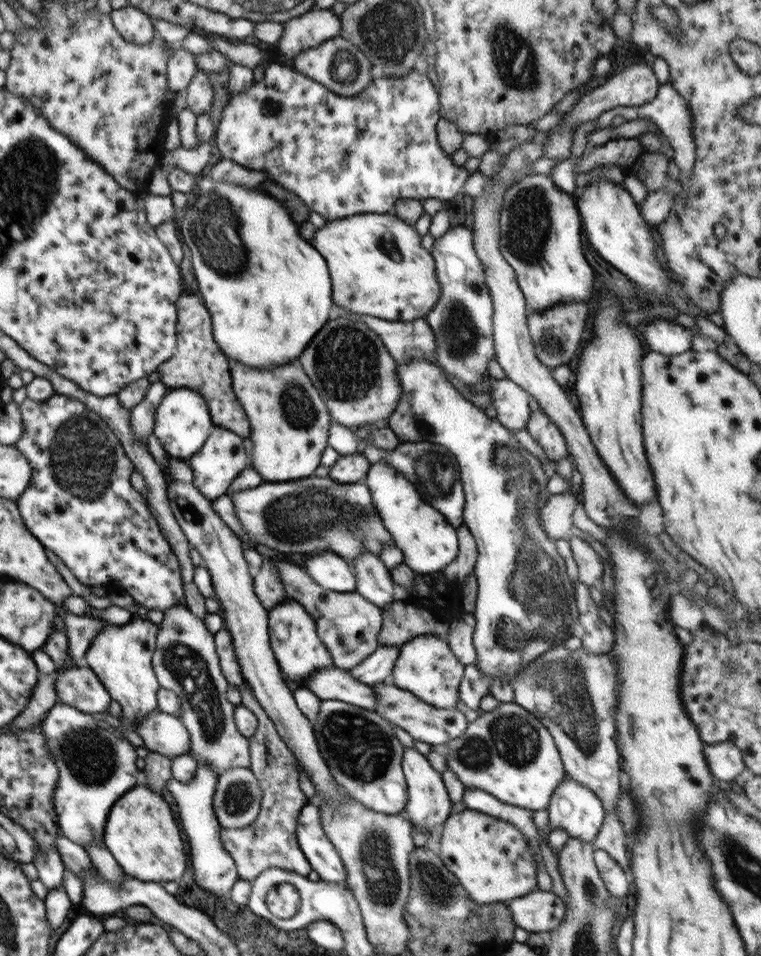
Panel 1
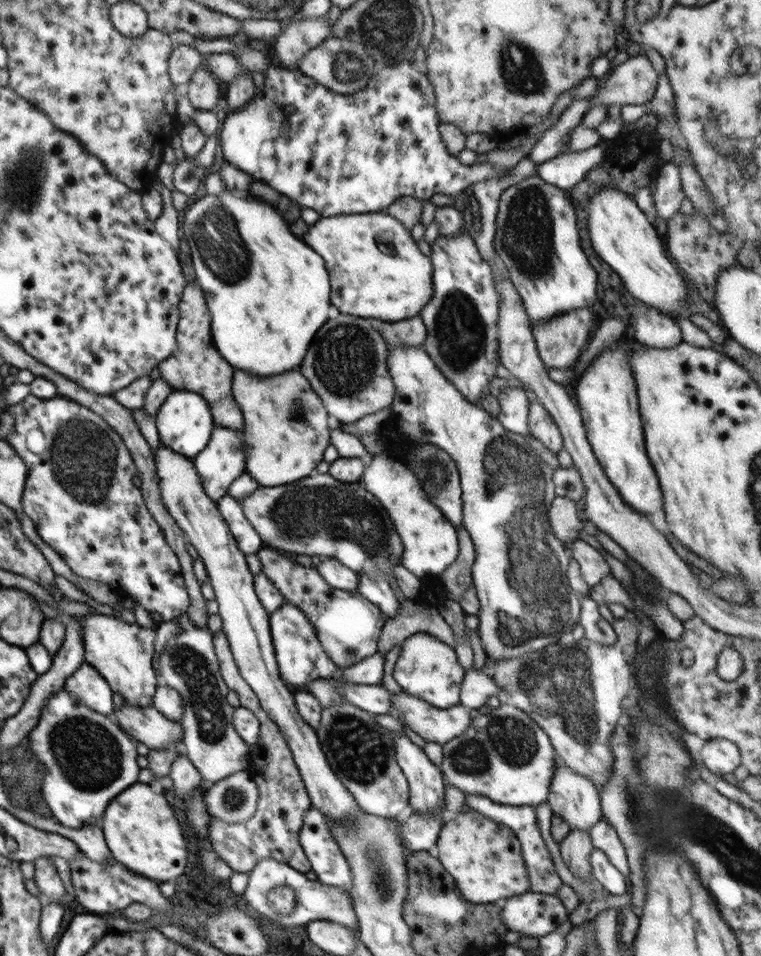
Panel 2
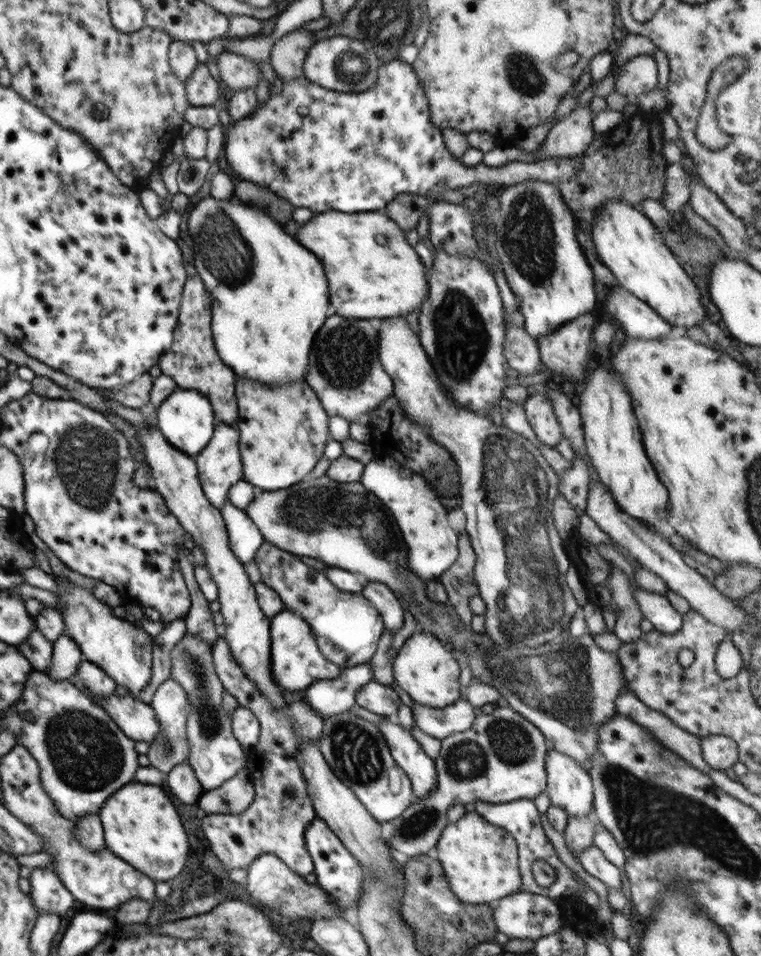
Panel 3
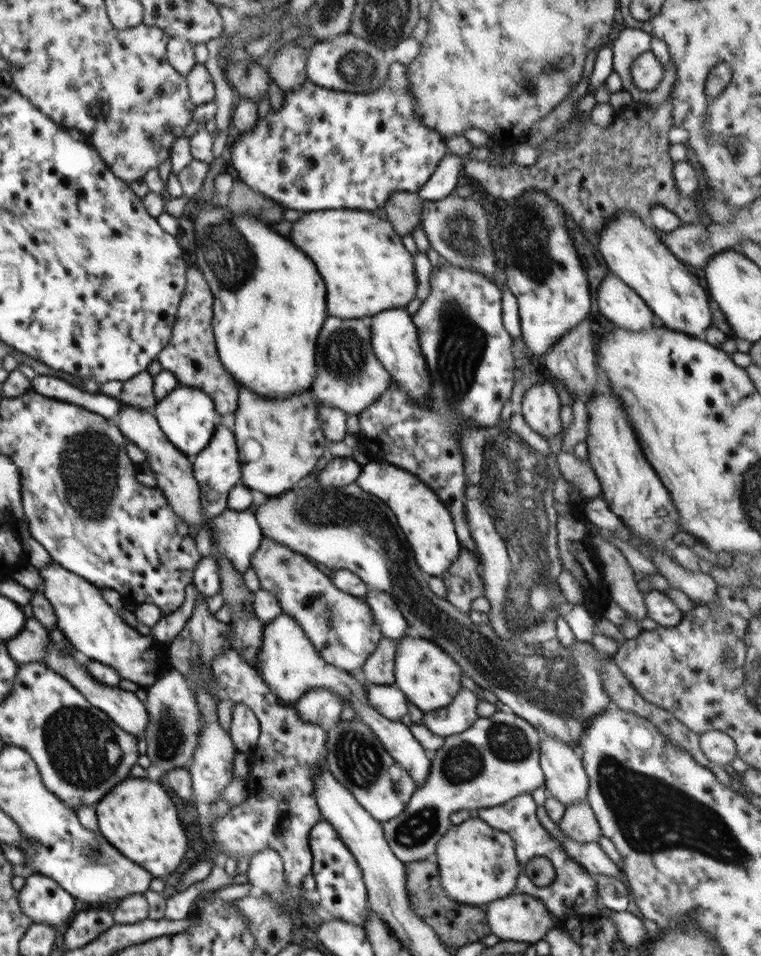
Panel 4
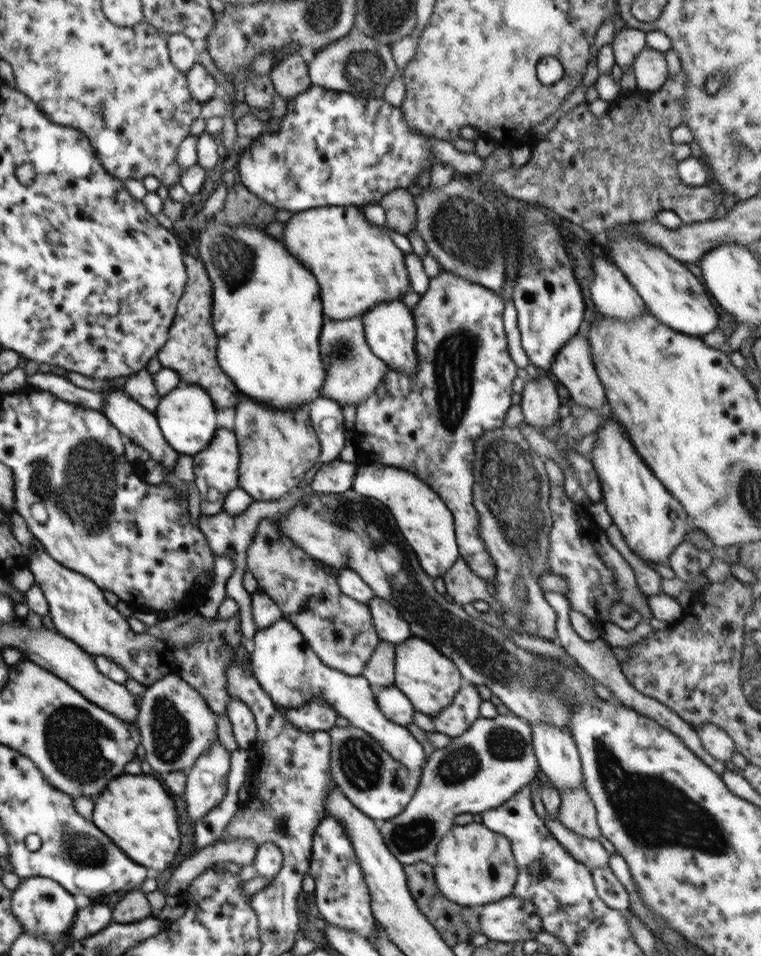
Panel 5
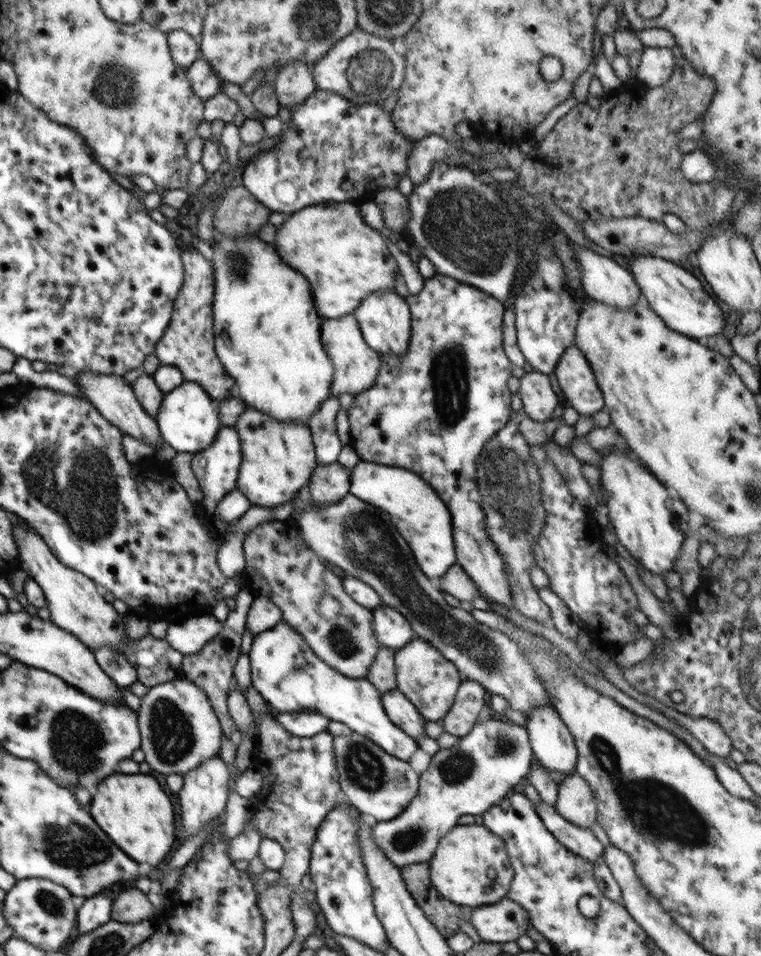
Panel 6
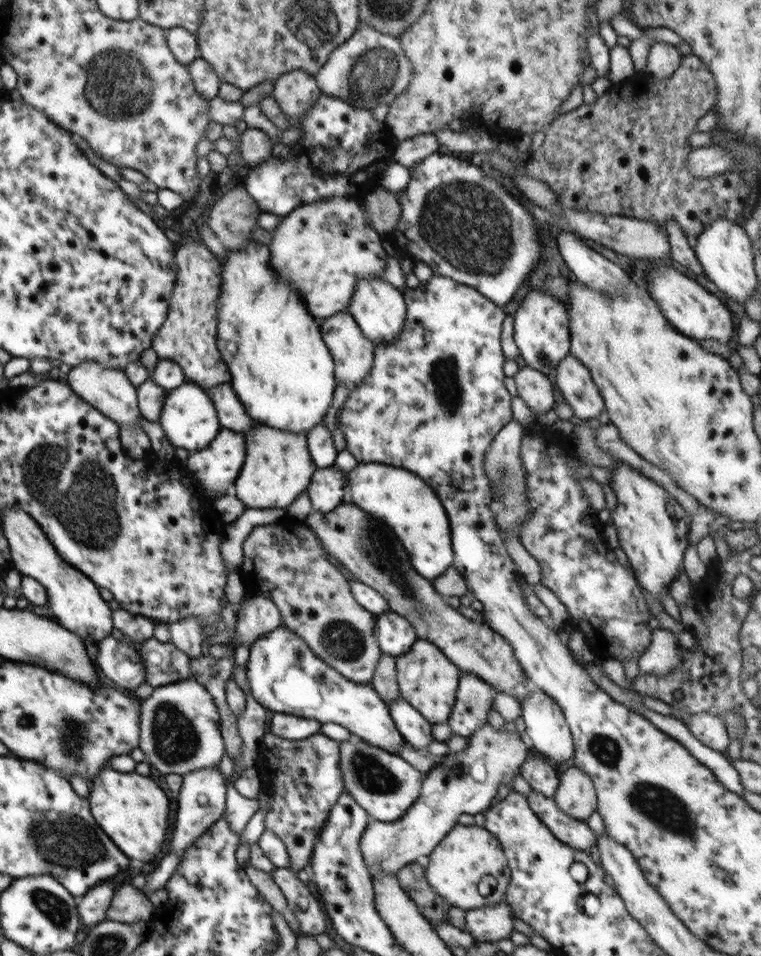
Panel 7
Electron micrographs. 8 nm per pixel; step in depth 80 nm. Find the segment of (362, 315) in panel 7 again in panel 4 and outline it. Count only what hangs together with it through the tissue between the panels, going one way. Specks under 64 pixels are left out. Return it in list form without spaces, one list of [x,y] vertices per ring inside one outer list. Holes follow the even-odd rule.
[[[389,309],[370,316],[371,343],[378,361],[388,371],[401,390],[413,400],[425,400],[429,396],[430,379],[426,368],[425,355],[419,345],[419,333],[413,323],[412,316],[406,309]]]

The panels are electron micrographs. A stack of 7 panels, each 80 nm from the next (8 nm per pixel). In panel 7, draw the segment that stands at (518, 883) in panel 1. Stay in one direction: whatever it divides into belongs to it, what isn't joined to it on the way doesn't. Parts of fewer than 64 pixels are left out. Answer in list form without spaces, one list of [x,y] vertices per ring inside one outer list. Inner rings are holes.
[[[457,823],[457,825],[444,836],[442,842],[434,848],[432,854],[428,856],[429,863],[425,868],[425,877],[429,882],[430,891],[438,893],[441,898],[448,904],[451,904],[451,906],[457,906],[466,911],[475,908],[494,906],[504,902],[504,895],[511,879],[511,870],[498,840],[494,837],[495,836],[488,829],[476,824],[461,825]],[[486,874],[490,874],[490,876],[496,878],[496,887],[493,888],[493,891],[489,895],[482,896],[478,893],[478,882],[480,882]]]

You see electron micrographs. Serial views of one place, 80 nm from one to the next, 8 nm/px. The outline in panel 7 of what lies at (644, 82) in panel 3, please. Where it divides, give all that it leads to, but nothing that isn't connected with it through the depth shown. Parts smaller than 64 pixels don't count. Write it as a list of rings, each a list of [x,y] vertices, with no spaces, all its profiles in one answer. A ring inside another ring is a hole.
[[[667,42],[653,43],[648,51],[644,74],[657,80],[668,78],[679,66],[683,55],[678,53],[676,45]]]

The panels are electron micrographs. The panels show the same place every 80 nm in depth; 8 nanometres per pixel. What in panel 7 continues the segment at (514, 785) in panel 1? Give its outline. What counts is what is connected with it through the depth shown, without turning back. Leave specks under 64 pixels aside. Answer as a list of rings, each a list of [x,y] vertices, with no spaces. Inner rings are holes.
[[[489,723],[478,728],[472,736],[468,737],[468,748],[464,752],[449,752],[445,756],[440,757],[432,772],[425,774],[424,782],[422,782],[422,790],[420,796],[414,801],[411,807],[394,822],[374,821],[370,823],[363,832],[360,839],[360,852],[364,859],[365,865],[369,870],[369,874],[373,880],[376,873],[387,875],[388,873],[396,874],[403,866],[414,862],[420,856],[430,856],[434,848],[440,844],[440,840],[454,828],[459,816],[462,814],[478,814],[484,813],[492,806],[498,788],[514,775],[520,772],[520,767],[528,757],[528,748],[522,742],[520,734],[516,732],[508,732],[505,727],[502,730],[496,730]]]

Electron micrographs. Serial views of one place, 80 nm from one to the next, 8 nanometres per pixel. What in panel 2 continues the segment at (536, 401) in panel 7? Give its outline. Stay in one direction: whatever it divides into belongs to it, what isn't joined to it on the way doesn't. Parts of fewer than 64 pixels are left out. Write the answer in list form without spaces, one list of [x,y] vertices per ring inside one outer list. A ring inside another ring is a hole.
[[[539,401],[529,403],[529,429],[530,435],[548,450],[558,453],[563,448],[563,438],[557,424]]]

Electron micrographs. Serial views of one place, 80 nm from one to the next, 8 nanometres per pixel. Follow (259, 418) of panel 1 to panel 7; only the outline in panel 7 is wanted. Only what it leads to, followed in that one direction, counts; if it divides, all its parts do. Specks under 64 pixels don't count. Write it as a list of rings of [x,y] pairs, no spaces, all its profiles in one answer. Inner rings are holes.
[[[254,420],[252,428],[246,430],[243,435],[246,447],[245,461],[231,491],[242,500],[246,509],[290,507],[298,495],[307,490],[314,471],[318,468],[308,448],[307,434],[260,426]]]

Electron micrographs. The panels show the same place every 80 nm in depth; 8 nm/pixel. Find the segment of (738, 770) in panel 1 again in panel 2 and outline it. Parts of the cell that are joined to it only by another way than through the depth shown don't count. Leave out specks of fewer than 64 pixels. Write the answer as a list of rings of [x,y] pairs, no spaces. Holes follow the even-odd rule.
[[[711,739],[705,742],[702,751],[700,752],[703,763],[708,771],[722,778],[725,774],[734,773],[738,767],[742,765],[742,757],[736,744],[725,739]]]

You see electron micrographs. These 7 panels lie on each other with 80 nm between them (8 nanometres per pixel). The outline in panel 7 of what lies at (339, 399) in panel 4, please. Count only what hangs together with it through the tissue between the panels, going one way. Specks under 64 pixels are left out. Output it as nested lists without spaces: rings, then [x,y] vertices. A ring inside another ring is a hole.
[[[339,312],[320,321],[322,338],[335,361],[335,379],[337,384],[348,387],[360,386],[367,380],[374,363],[375,344],[362,334],[358,323],[348,312]]]

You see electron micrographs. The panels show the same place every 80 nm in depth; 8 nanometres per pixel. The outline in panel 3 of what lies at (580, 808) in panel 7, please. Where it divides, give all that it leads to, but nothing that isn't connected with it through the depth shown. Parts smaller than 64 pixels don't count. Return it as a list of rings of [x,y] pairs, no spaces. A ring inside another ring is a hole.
[[[592,813],[567,818],[563,836],[566,839],[566,846],[573,856],[580,855],[593,846],[596,826],[598,823]]]

